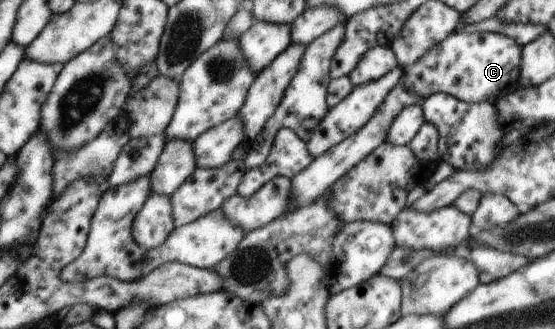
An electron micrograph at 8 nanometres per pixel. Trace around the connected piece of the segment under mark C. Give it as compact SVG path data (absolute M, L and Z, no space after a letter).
M458 28L421 60L403 69L400 80L409 93L423 98L443 92L472 104L494 103L505 93L518 89L521 51L518 42L503 33L461 33Z

